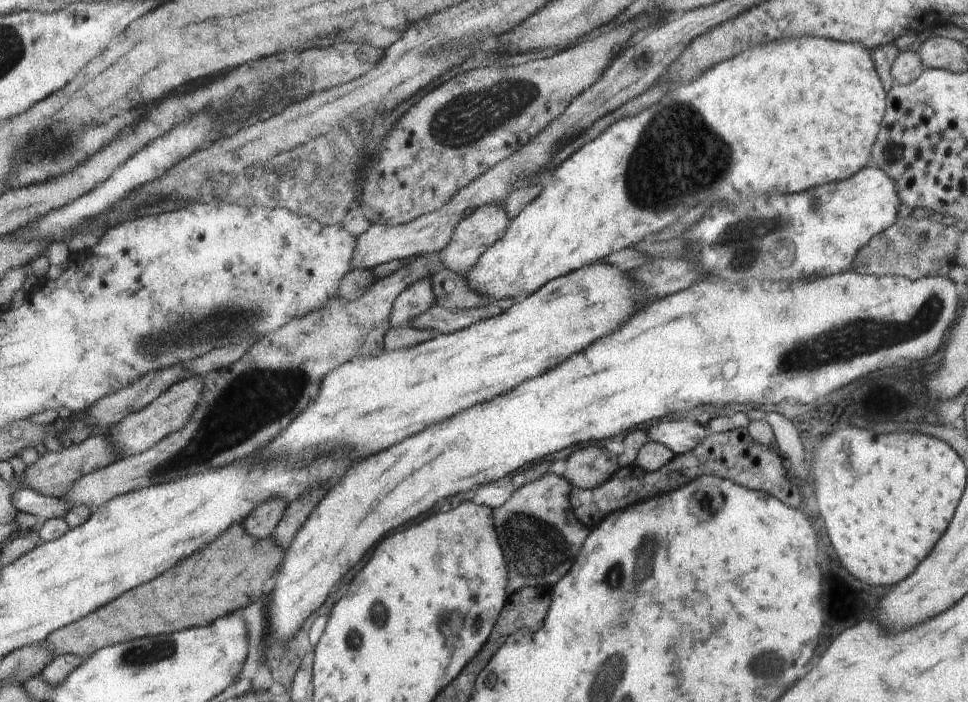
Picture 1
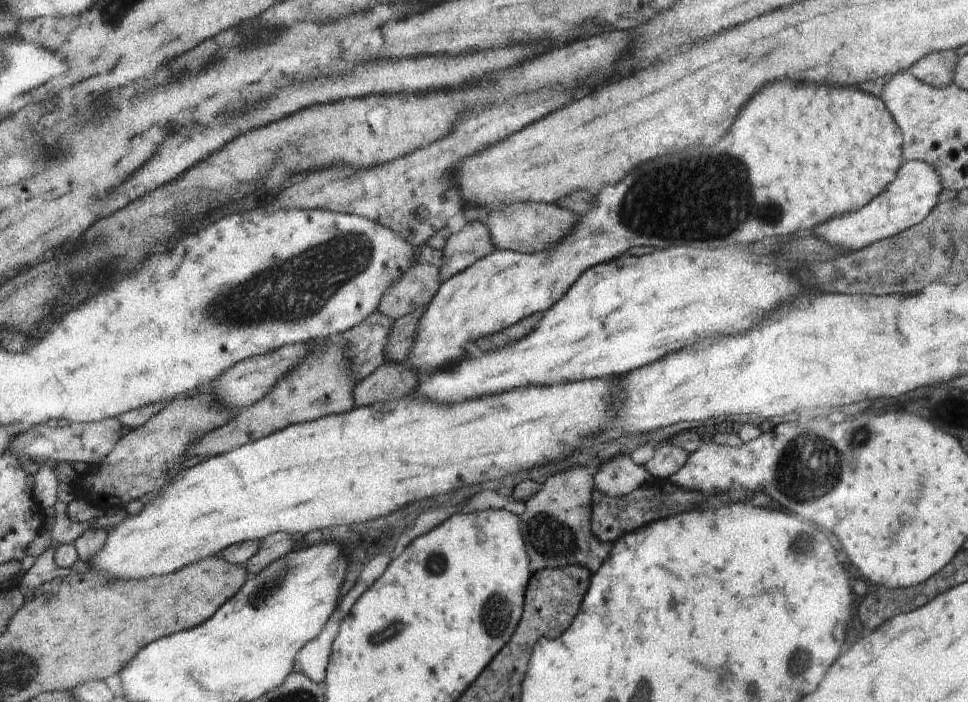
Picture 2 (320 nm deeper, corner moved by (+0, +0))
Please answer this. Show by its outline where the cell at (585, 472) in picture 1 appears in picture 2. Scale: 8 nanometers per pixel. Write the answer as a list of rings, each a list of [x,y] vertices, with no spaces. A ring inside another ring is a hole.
[[[627,454],[600,464],[600,471],[593,476],[595,488],[610,497],[626,496],[654,482],[654,476],[646,470],[646,467],[635,464]]]

